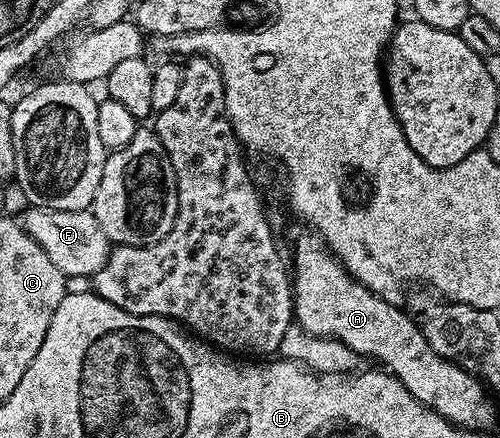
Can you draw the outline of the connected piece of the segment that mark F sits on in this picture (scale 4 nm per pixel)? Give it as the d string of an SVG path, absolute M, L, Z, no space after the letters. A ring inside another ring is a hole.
M29 205L26 210L19 217L21 226L35 239L35 243L39 243L39 247L43 247L43 251L47 251L51 263L55 263L66 278L92 278L99 267L107 263L111 242L89 209L44 209Z

